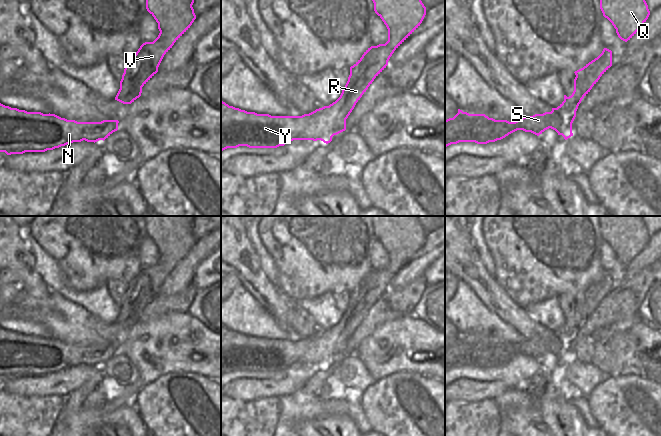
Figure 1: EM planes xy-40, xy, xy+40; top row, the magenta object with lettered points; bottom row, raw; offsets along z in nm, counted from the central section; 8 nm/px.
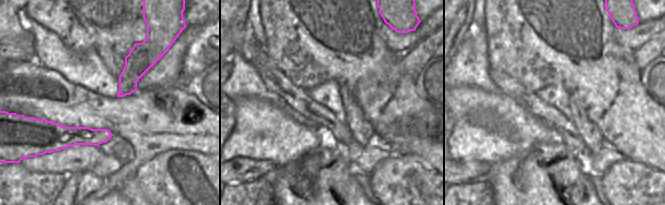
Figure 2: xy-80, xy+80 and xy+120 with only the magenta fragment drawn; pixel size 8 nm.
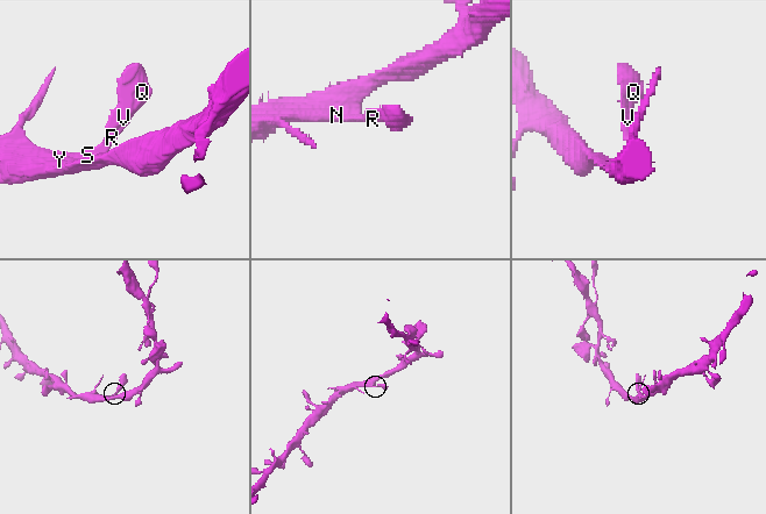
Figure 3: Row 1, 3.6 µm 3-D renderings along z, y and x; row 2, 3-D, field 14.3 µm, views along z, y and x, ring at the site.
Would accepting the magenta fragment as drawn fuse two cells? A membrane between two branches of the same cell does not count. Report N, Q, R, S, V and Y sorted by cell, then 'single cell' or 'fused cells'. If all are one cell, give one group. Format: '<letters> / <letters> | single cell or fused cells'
N Q R S V Y | single cell

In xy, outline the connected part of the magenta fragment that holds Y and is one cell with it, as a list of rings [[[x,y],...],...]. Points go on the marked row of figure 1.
[[[372,0],[375,13],[388,29],[385,44],[371,46],[362,57],[350,67],[348,81],[340,97],[330,104],[302,116],[271,116],[247,112],[229,106],[221,100],[221,151],[227,148],[247,146],[249,148],[277,148],[293,140],[321,140],[328,144],[332,137],[346,130],[346,119],[356,103],[372,84],[374,79],[386,68],[394,51],[420,26],[426,7],[421,0]]]

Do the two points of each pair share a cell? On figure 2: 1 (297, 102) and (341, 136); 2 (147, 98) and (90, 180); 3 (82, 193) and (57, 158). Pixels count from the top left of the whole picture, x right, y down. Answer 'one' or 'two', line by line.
1: one
2: two
3: two

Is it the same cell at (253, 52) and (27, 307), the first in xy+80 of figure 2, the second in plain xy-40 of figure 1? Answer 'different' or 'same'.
different

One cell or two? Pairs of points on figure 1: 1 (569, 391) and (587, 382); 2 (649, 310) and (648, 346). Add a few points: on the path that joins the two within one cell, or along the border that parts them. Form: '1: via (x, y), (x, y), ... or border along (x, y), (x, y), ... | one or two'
1: border along (565, 366), (564, 376), (577, 388) | two
2: border along (641, 318), (650, 326) | two

